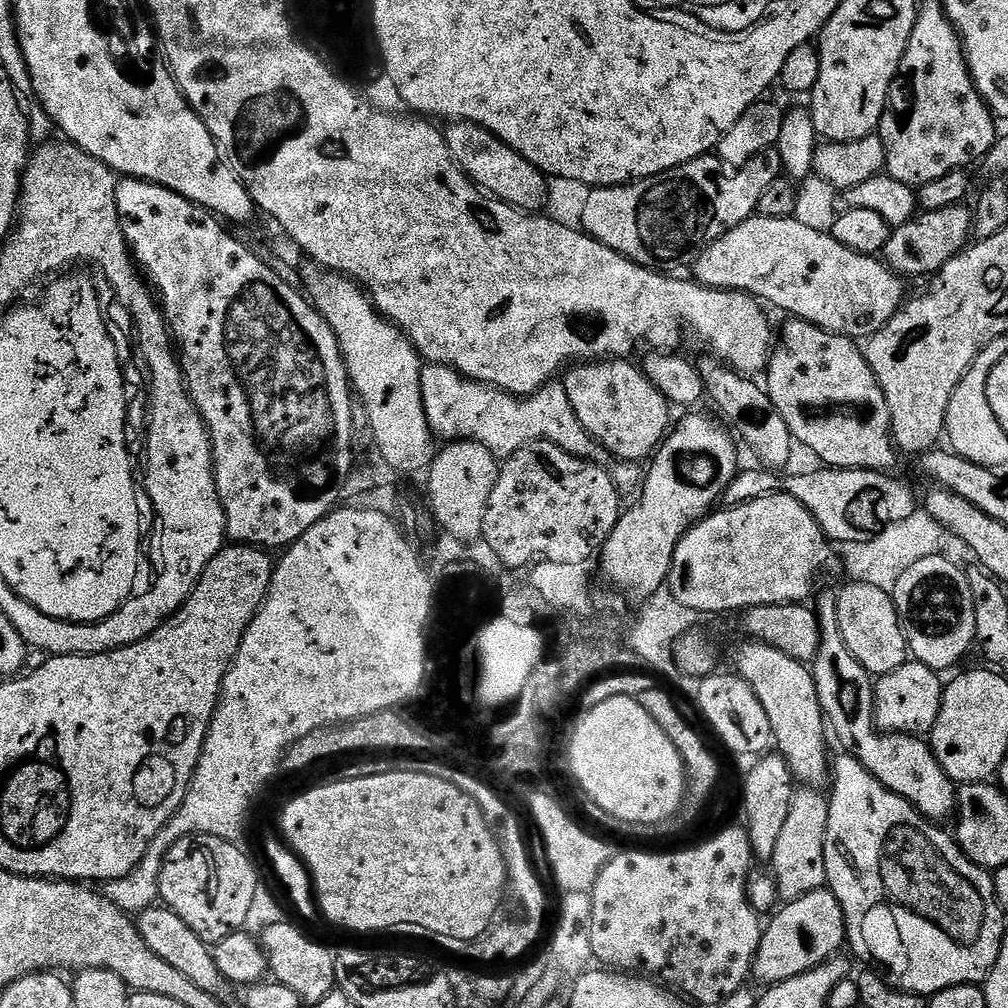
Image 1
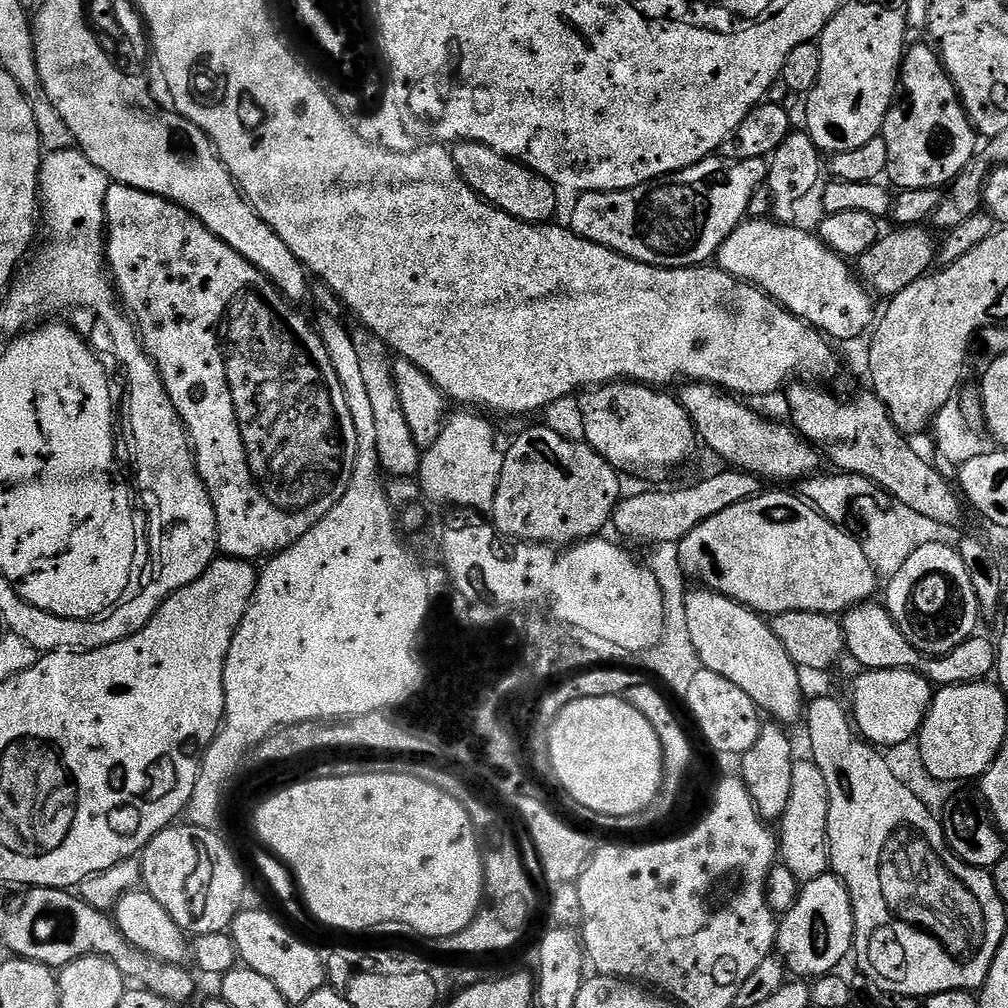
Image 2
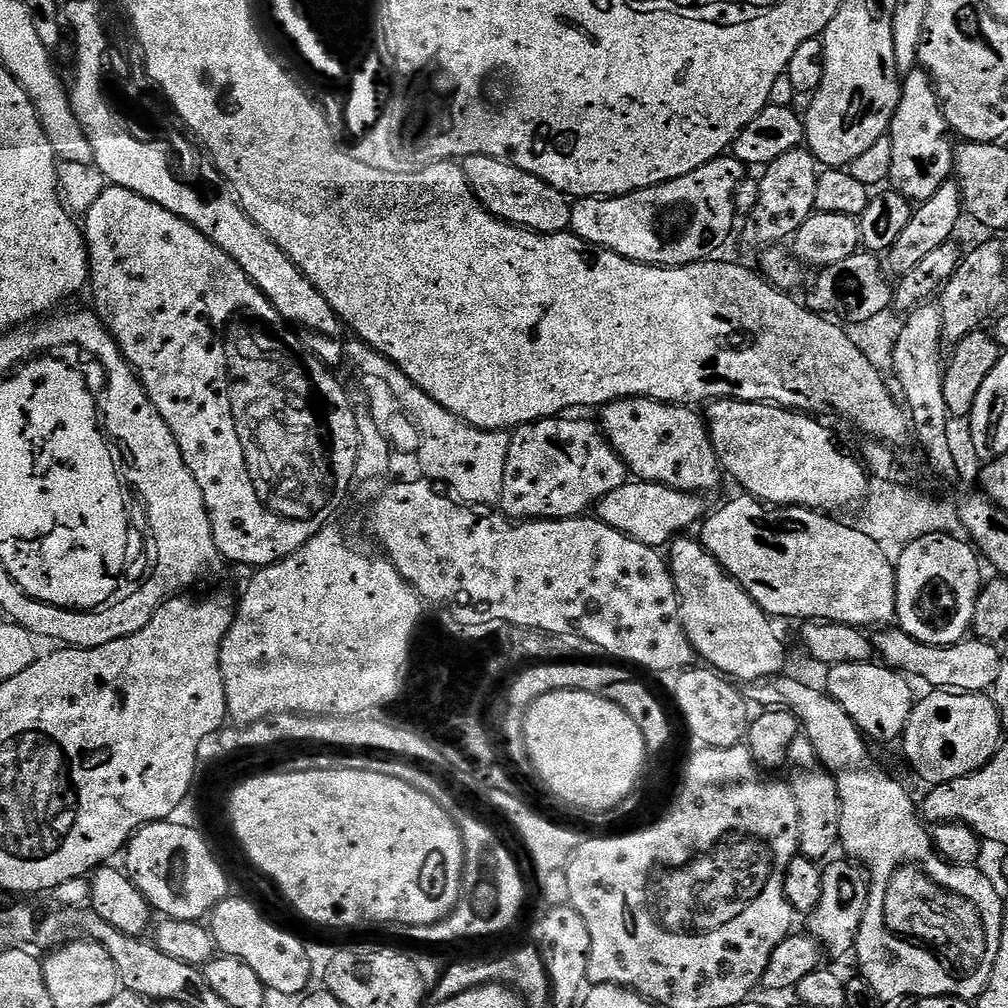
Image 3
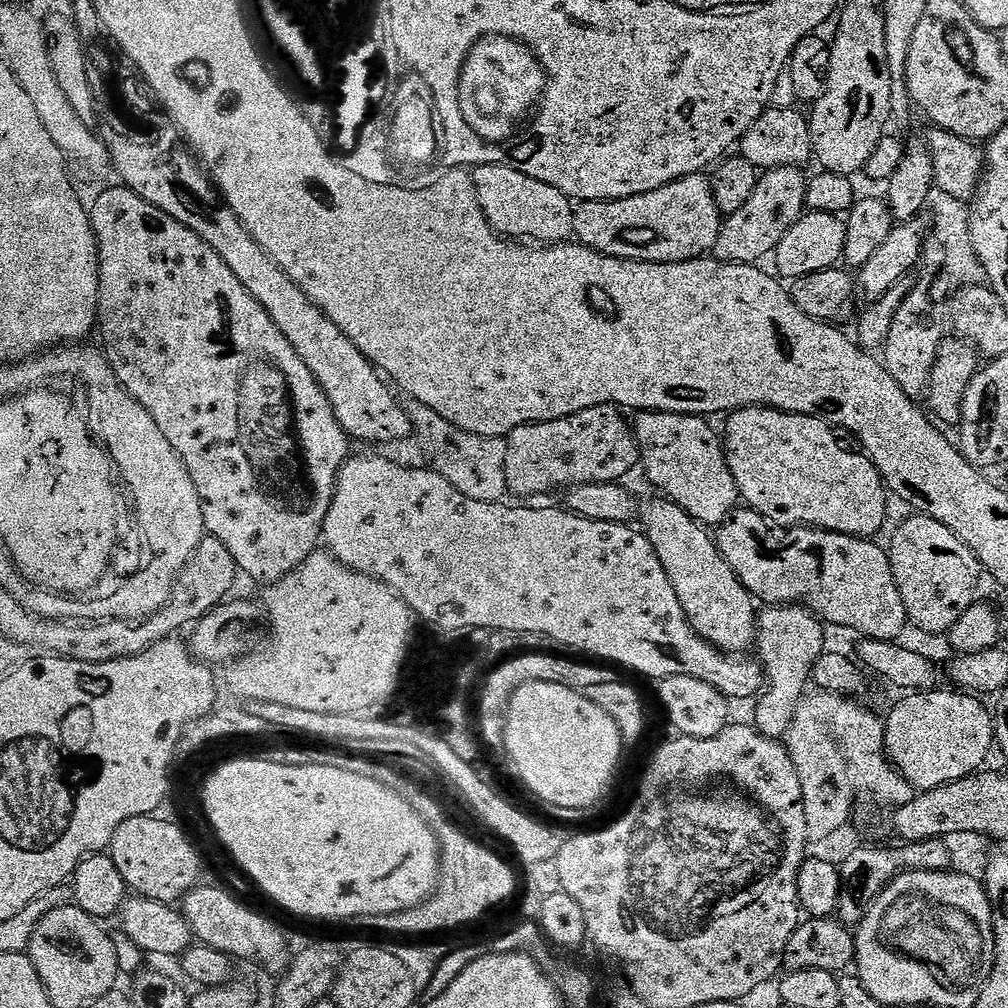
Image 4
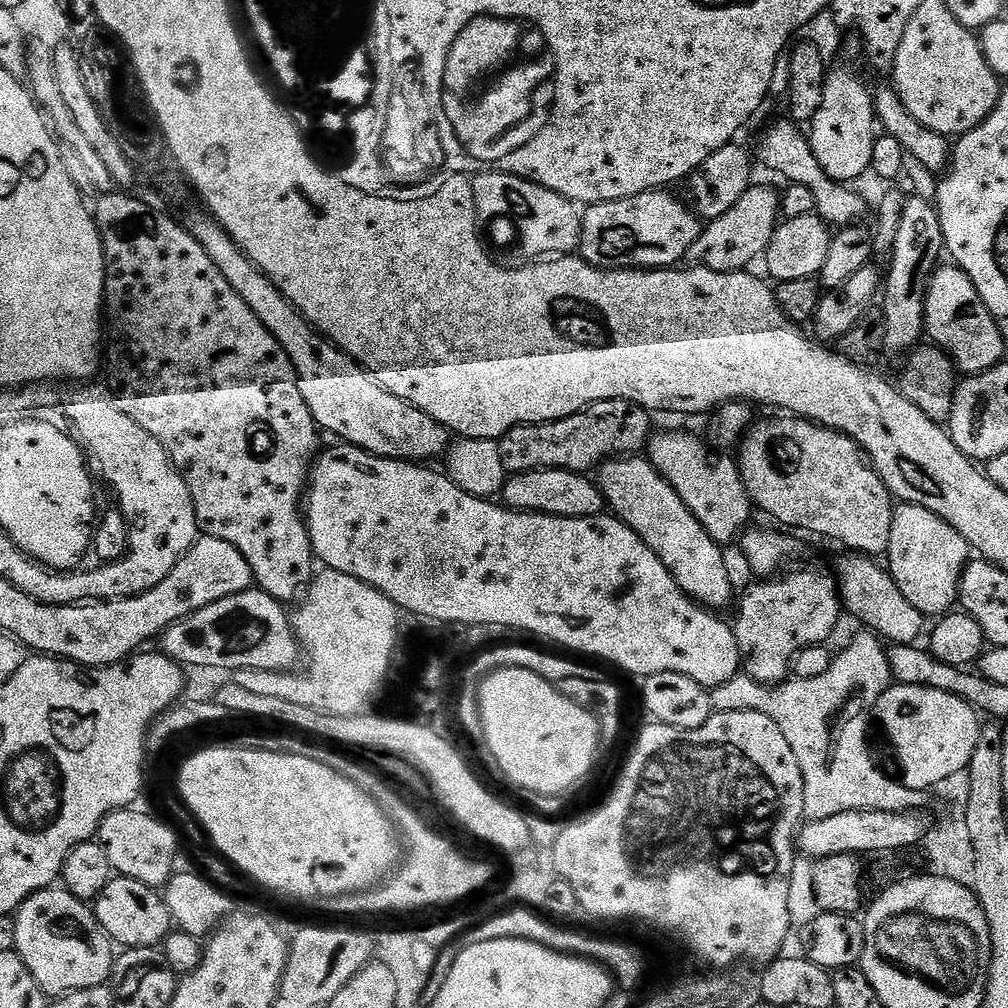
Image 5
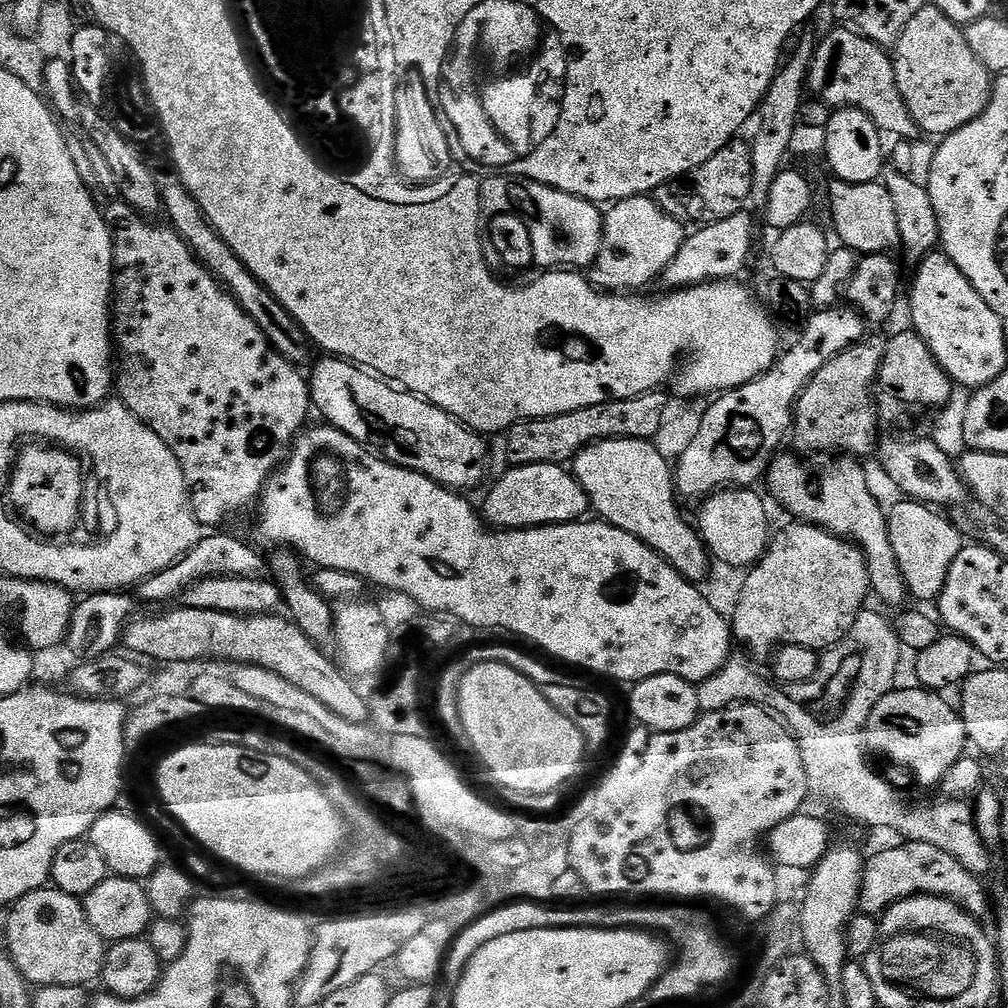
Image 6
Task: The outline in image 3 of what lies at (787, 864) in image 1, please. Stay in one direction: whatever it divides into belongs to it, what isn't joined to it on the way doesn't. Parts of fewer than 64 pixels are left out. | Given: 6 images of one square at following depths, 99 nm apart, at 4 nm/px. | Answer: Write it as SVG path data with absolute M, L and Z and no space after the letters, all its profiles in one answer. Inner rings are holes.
M802 734L792 743L788 764L796 767L790 777L790 783L800 815L799 855L817 862L823 861L823 856L833 855L832 847L837 847L840 838L840 799L836 783L826 769L818 766L814 746L810 746L810 742Z

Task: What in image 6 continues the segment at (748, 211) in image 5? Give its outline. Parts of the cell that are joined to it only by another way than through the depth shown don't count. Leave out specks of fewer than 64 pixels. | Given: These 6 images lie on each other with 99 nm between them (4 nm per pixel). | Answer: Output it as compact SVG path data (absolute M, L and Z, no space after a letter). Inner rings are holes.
M741 210L730 218L713 224L697 227L696 232L685 239L683 246L674 254L672 261L664 267L662 281L665 289L679 290L694 284L707 284L714 280L730 280L739 277L748 255L752 252L753 217Z

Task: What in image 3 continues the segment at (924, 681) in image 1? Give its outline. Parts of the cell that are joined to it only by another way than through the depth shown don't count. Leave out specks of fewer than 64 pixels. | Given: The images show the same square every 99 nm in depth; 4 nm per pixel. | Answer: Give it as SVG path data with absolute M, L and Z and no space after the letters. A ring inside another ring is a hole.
M880 662L866 664L834 664L827 669L828 695L850 714L857 728L869 741L881 740L888 744L891 740L899 741L906 730L906 722L910 722L910 714L914 703L909 677L895 668L889 668Z

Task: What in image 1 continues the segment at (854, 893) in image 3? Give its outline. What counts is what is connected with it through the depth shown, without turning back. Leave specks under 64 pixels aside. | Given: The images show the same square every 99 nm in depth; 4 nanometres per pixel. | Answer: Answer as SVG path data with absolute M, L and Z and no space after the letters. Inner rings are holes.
M827 887L787 901L769 920L772 921L769 924L767 921L760 933L760 945L751 971L751 975L757 976L764 986L780 984L786 978L806 974L806 970L814 970L814 966L825 964L839 953L836 951L840 947L845 947L842 906Z

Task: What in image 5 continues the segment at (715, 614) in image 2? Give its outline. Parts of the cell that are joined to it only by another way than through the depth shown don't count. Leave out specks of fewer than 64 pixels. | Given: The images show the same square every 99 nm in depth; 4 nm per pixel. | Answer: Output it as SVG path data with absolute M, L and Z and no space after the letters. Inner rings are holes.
M617 458L601 464L598 487L611 515L634 529L638 538L658 554L662 566L670 570L674 582L678 582L683 592L709 610L721 610L731 602L734 581L728 573L725 549L706 534L702 522L694 518L686 502L678 498L670 482L657 472L651 460Z

